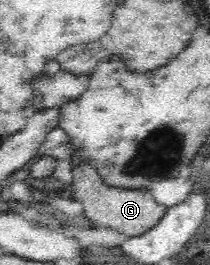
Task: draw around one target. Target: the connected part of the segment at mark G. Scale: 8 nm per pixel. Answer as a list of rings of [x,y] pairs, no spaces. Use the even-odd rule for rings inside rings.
[[[82,163],[72,171],[72,187],[77,193],[75,199],[84,204],[84,216],[91,220],[94,227],[108,227],[127,237],[140,236],[140,233],[152,228],[167,210],[164,206],[158,205],[147,190],[113,187],[106,184],[91,164]]]

